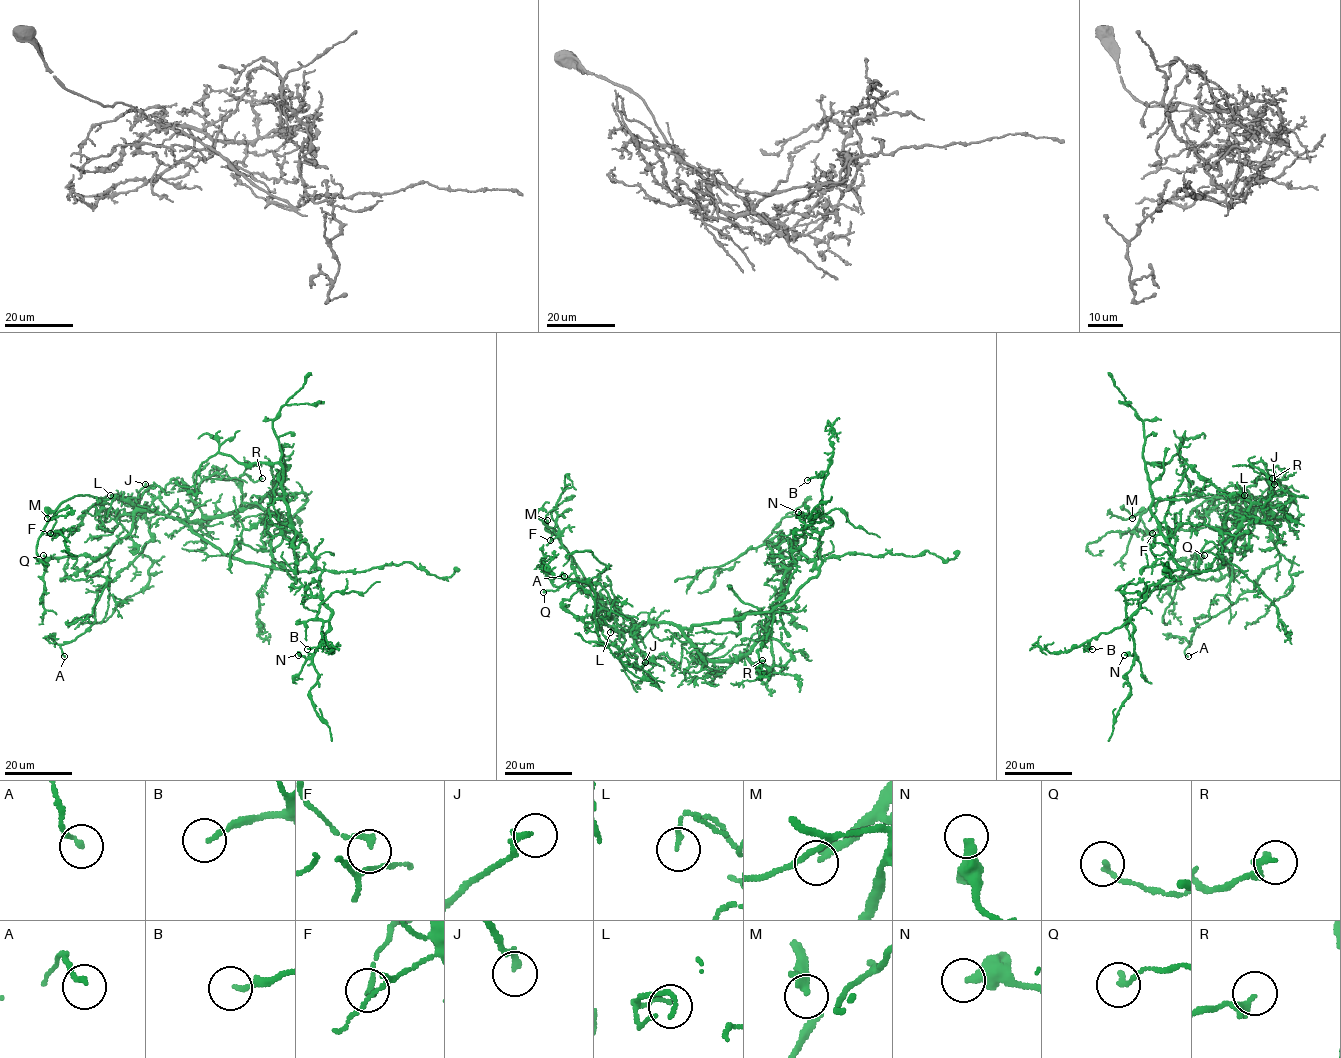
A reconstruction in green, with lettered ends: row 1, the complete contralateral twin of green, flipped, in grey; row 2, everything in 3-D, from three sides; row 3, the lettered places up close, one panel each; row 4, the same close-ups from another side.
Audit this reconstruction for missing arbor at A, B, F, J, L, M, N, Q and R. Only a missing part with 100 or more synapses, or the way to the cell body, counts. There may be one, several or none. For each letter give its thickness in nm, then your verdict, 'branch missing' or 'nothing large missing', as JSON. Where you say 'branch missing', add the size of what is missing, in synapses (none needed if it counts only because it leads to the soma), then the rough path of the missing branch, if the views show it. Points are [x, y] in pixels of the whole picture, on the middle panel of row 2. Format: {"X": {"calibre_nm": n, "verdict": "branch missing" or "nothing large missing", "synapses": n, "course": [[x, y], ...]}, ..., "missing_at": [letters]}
{"A": {"calibre_nm": 160, "verdict": "nothing large missing"}, "B": {"calibre_nm": 150, "verdict": "nothing large missing"}, "F": {"calibre_nm": 120, "verdict": "nothing large missing"}, "J": {"calibre_nm": 240, "verdict": "nothing large missing"}, "L": {"calibre_nm": 130, "verdict": "nothing large missing"}, "M": {"calibre_nm": 200, "verdict": "branch missing"}, "N": {"calibre_nm": 360, "verdict": "nothing large missing"}, "Q": {"calibre_nm": 170, "verdict": "nothing large missing"}, "R": {"calibre_nm": 160, "verdict": "nothing large missing"}, "missing_at": ["M"]}

